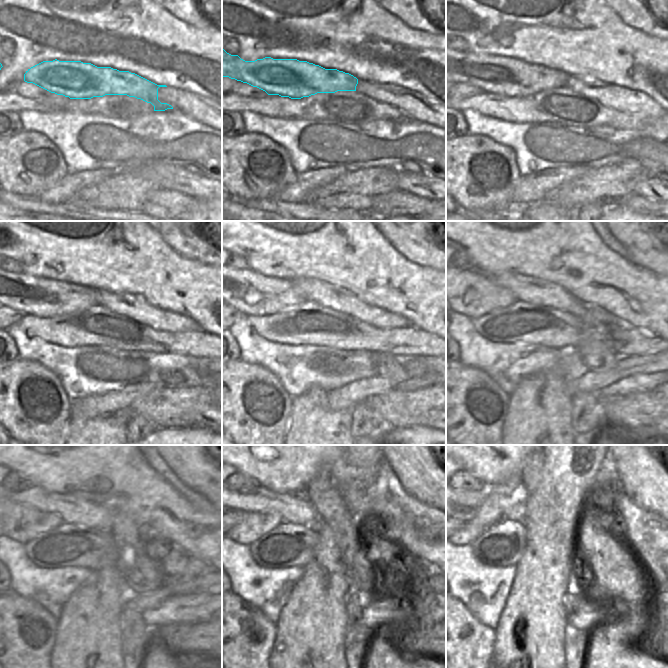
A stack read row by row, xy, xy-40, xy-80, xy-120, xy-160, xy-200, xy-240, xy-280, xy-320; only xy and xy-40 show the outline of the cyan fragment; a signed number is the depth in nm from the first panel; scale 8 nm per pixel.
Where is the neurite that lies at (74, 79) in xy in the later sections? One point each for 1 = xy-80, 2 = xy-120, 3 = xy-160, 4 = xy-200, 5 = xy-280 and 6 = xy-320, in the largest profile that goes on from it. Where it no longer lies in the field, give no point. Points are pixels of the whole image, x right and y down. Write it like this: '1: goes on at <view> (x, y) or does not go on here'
1: goes on at xy-80 (508, 76)
2: goes on at xy-120 (41, 297)
3: goes on at xy-160 (243, 289)
4: goes on at xy-200 (469, 290)
5: goes on at xy-280 (257, 523)
6: goes on at xy-320 (490, 512)

